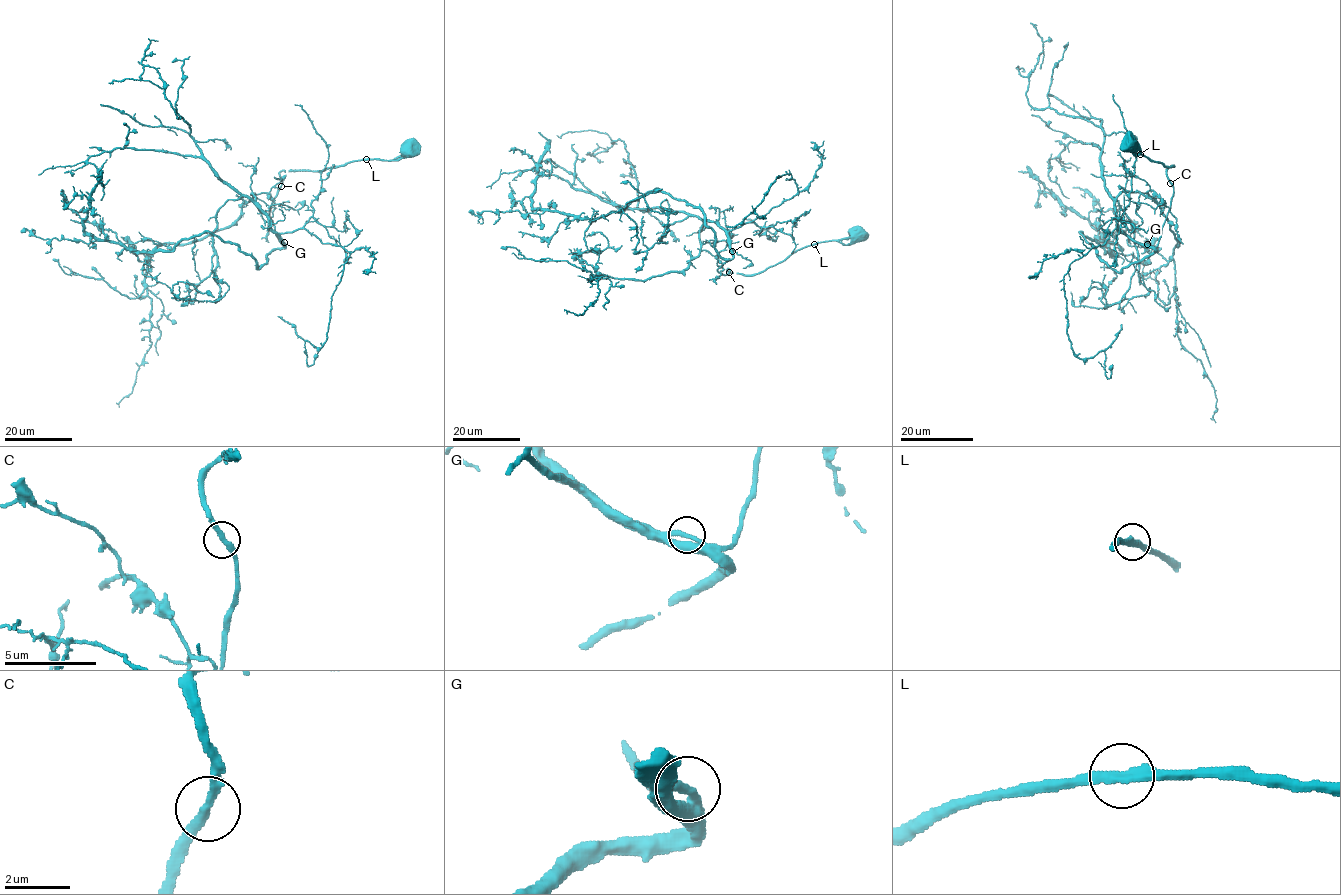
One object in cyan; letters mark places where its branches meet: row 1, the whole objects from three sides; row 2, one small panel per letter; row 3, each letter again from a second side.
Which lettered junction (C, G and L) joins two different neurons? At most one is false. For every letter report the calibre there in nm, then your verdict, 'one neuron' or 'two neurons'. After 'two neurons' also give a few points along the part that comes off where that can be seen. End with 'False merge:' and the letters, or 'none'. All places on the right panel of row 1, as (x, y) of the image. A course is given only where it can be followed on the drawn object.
C: calibre 280 nm; one neuron
G: calibre 260 nm; one neuron
L: calibre 320 nm; one neuron
False merge: none

